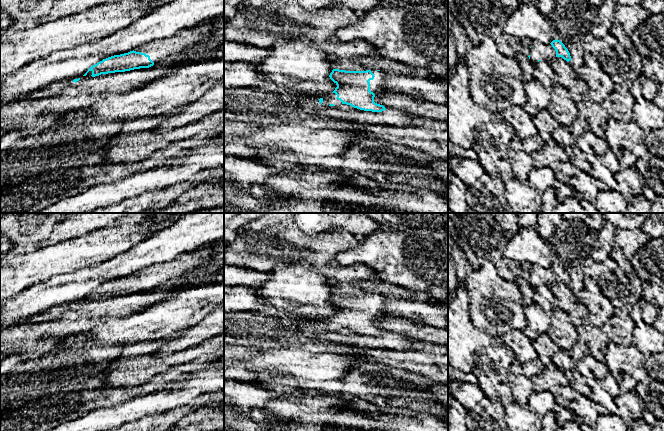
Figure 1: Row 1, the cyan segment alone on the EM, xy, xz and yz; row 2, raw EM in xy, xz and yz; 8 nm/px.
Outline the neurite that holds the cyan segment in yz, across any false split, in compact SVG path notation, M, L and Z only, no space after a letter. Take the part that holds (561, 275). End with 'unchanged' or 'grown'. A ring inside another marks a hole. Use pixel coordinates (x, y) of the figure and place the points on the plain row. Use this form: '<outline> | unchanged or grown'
M537 264L532 265L530 271L530 279L528 280L533 288L546 284L550 285L555 281L562 281L569 286L571 284L570 277L560 264L553 264L550 268L544 268Z | grown

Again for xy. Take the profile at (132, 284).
M224 239L214 243L211 249L202 248L193 253L189 252L176 257L170 262L155 264L128 277L103 283L90 291L83 300L89 299L95 301L101 298L149 292L160 283L169 279L197 272L201 266L209 263L215 251L222 249L224 249Z | grown

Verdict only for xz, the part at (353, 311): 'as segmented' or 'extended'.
extended

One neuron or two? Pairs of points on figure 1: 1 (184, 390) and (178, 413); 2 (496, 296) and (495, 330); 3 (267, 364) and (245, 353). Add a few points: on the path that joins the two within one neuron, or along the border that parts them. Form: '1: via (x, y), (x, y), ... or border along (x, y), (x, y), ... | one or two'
1: border along (201, 394), (190, 403), (158, 413) | two
2: via (500, 304), (500, 322) | one
3: border along (255, 352), (250, 357) | two

